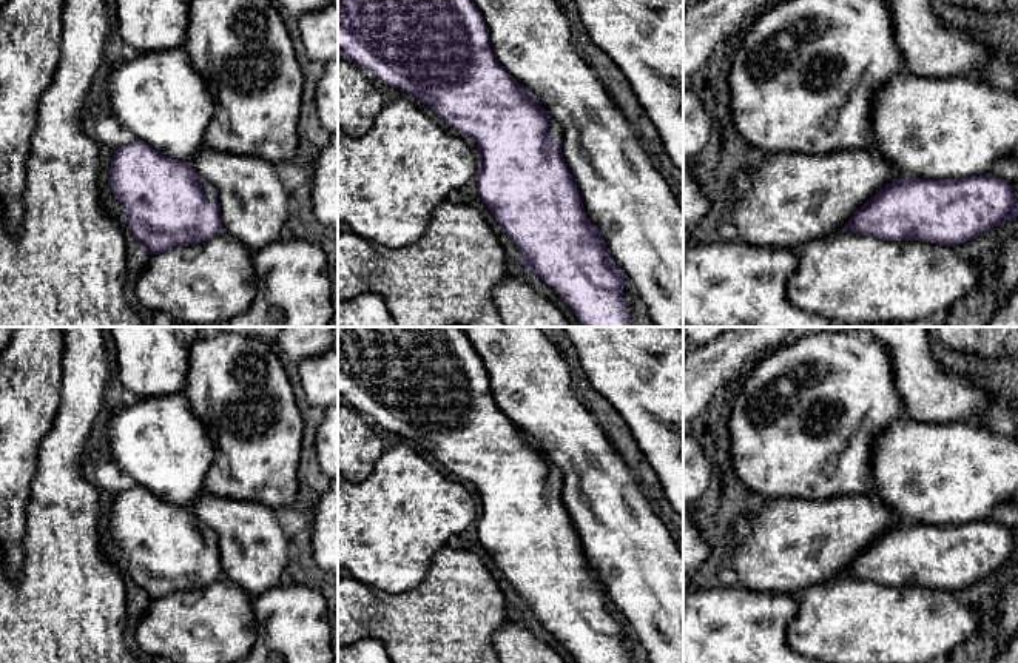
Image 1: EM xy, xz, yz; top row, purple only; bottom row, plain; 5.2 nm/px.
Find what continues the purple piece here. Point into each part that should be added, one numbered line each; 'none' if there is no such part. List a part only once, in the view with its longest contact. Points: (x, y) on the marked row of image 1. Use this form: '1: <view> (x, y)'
1: xy (208, 188)

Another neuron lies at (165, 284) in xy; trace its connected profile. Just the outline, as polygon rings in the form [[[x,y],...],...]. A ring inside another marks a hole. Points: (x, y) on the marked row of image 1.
[[[227,233],[150,254],[134,282],[140,304],[168,313],[177,324],[228,322],[258,291],[248,248]]]

